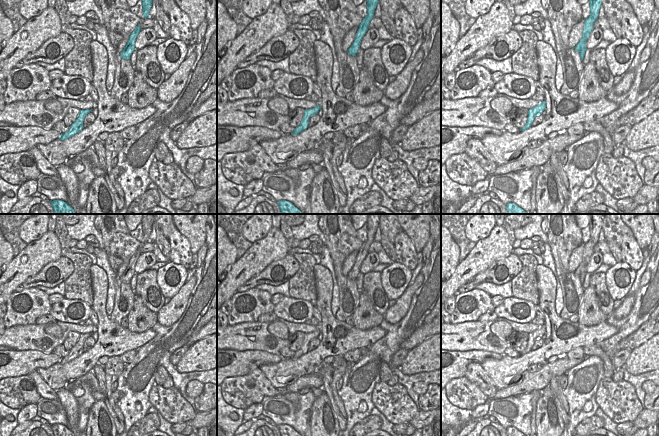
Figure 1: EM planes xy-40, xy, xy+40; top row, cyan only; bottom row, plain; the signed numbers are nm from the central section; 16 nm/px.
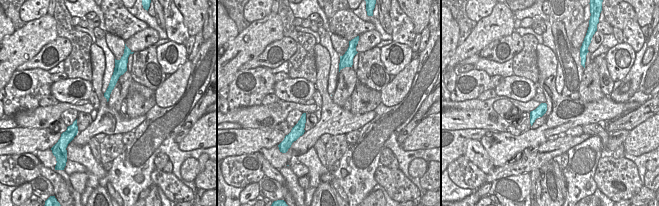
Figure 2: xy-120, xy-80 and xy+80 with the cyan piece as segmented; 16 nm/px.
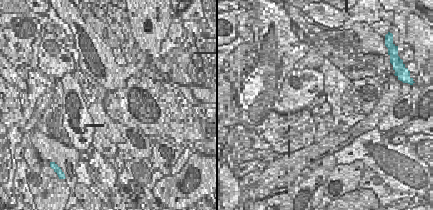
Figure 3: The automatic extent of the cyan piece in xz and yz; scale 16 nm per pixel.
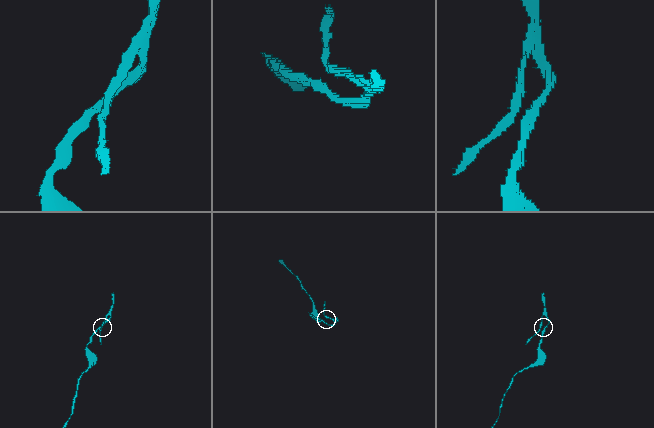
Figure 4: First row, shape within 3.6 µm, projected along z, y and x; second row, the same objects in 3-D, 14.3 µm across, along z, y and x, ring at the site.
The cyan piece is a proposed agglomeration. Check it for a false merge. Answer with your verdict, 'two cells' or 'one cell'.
two cells

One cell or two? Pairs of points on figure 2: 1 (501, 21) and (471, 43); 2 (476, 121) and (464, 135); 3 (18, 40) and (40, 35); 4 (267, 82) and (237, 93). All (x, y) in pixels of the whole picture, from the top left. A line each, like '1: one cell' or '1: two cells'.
1: one cell
2: two cells
3: one cell
4: one cell

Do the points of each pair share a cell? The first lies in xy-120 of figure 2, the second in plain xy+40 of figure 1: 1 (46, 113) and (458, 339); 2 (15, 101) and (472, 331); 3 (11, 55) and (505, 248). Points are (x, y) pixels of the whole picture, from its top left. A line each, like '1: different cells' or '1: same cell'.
1: same cell
2: different cells
3: same cell

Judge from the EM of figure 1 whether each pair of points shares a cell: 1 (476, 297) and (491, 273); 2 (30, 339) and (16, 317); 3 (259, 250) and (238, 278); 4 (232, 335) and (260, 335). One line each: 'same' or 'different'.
1: different
2: different
3: same
4: same

